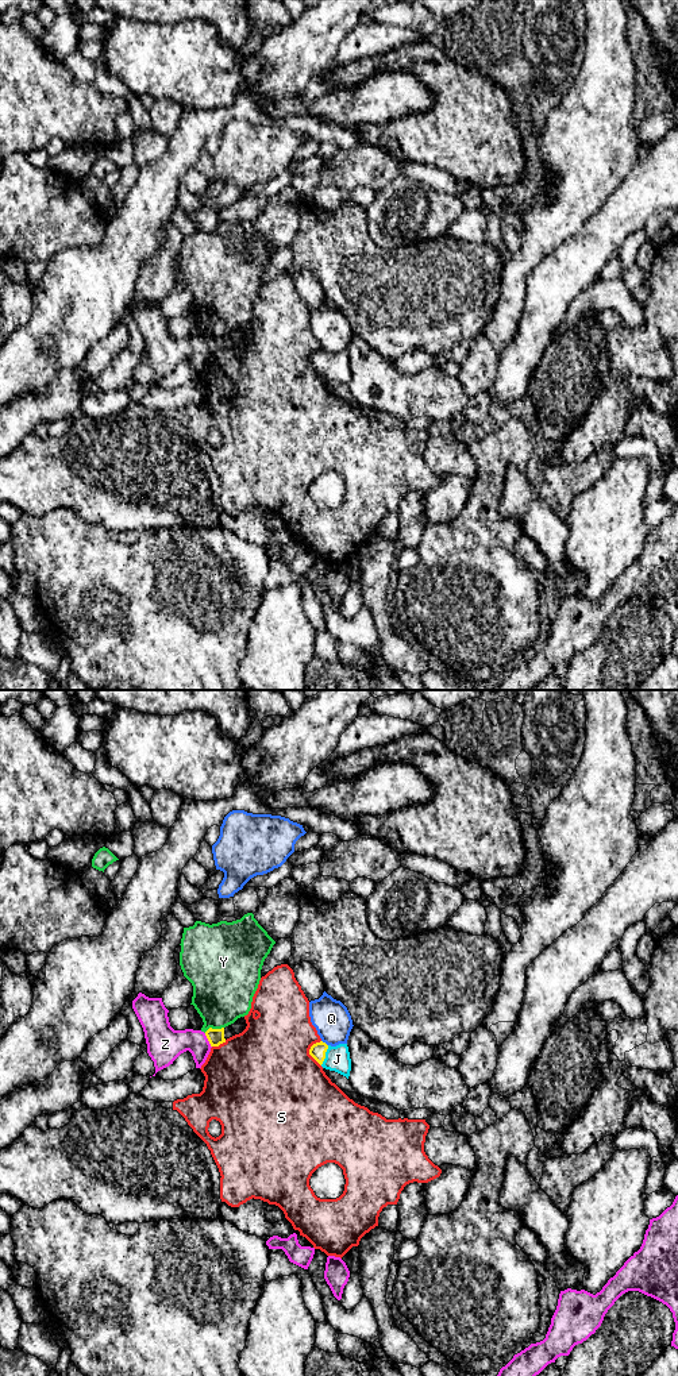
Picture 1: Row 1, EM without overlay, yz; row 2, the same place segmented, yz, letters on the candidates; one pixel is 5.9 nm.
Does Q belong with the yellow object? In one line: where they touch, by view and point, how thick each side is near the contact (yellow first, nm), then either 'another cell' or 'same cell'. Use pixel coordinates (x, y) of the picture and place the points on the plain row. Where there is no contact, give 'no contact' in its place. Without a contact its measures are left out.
contact yz (324, 351); calibres 100 and 220 nm; another cell

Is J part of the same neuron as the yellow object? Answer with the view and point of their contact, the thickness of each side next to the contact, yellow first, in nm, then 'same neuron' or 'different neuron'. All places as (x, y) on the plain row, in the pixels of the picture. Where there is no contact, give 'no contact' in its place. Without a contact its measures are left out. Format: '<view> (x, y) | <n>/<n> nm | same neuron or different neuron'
yz (324, 363) | 100/140 nm | same neuron

